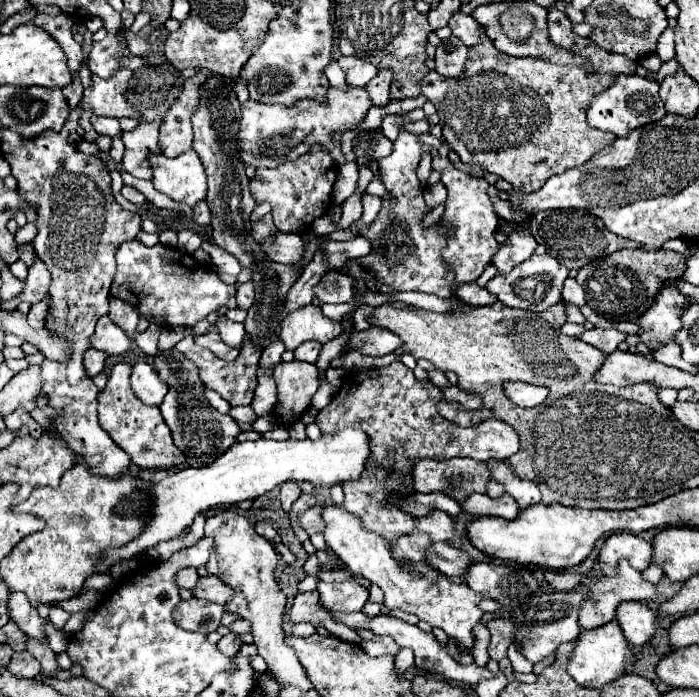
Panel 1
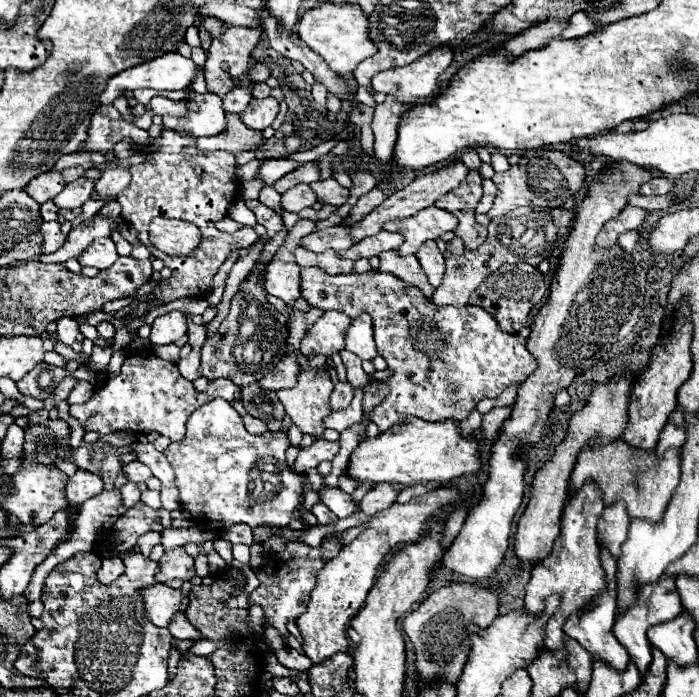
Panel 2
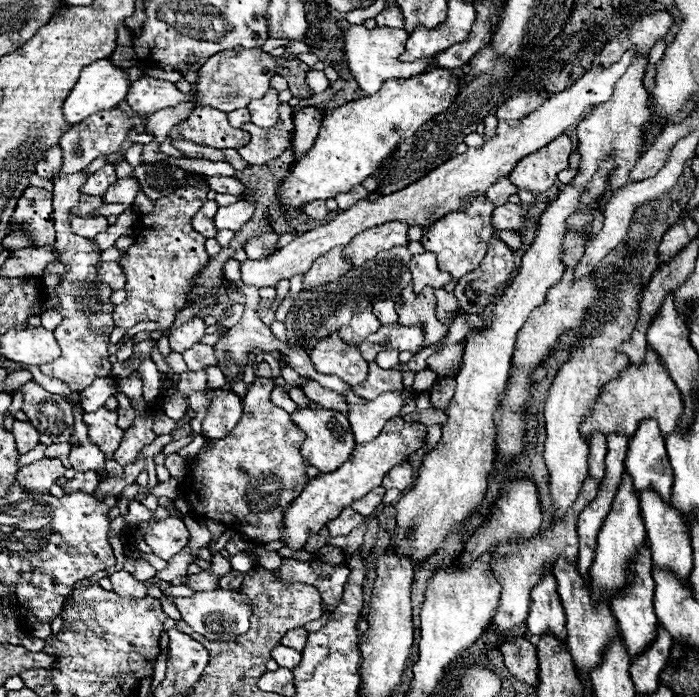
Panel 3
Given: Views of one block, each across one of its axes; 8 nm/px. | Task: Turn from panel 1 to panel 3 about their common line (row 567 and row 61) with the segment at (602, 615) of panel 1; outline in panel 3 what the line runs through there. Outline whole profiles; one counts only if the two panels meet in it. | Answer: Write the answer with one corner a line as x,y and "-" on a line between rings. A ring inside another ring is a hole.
628,50
628,54
624,54
620,58
620,62
616,62
608,68
594,68
594,70
586,72
580,80
574,82
572,88
558,92
556,96
546,100
528,118
522,118
520,122
516,122
516,126
508,126
508,122
498,122
494,140
484,142
482,148
468,148
468,152
454,156
452,160
448,160
448,162
440,164
436,170
432,170
432,174
420,178
420,182
414,182
412,186
406,186
404,190
380,196
374,202
368,202
368,200
356,202
356,206
340,212
328,224
316,226
316,228
300,234
288,246
280,248
272,258
242,262
242,282
258,286
258,288
276,286
284,278
292,278
294,274
308,272
316,258
324,256
326,252
330,252
336,246
350,244
350,240
356,234
364,232
366,228
374,228
374,226
380,226
380,224
392,222
392,220
404,220
410,226
428,226
428,224
436,222
438,218
442,218
444,214
460,210
460,204
466,198
466,194
474,194
474,192
484,194
488,190
488,186
492,186
492,182
510,174
512,168
516,166
516,162
538,152
548,142
562,136
564,130
572,128
588,112
588,108
608,102
614,92
614,84
620,80
620,76
624,74
624,70
630,64
632,64
632,50

